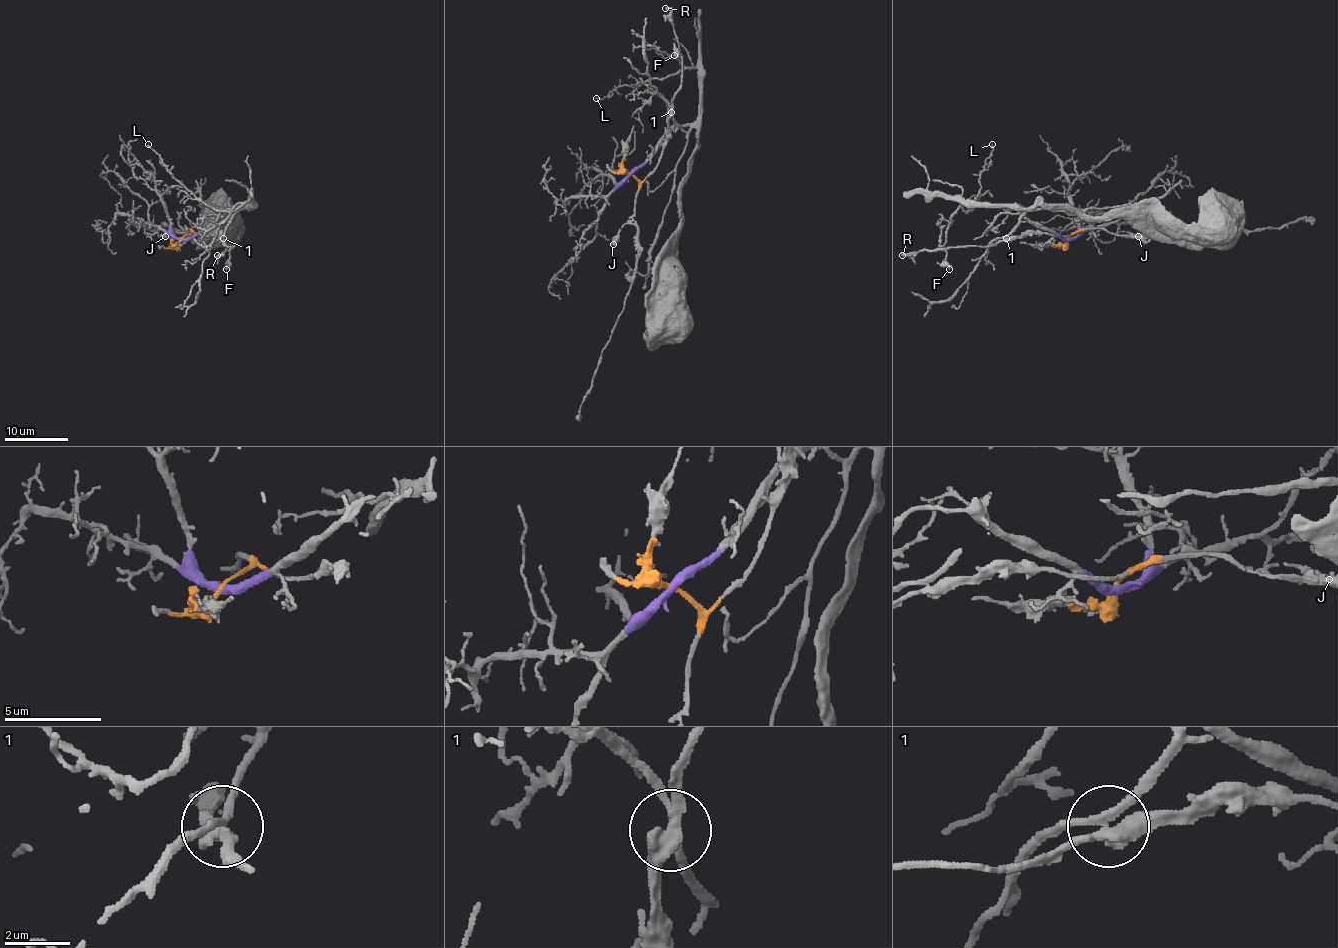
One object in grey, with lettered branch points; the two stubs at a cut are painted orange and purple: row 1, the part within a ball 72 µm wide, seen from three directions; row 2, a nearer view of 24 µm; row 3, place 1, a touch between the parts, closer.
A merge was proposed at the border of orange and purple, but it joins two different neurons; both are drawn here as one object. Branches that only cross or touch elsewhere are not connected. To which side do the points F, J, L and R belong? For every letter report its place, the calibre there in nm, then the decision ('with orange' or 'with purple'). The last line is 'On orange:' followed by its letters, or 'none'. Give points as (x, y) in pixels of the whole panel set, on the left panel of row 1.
F: at (226, 269); 440 nm thick; with orange
J: at (165, 236); 420 nm thick; with orange
L: at (148, 144); 160 nm thick; with purple
R: at (217, 255); 320 nm thick; with orange
On orange: F, J, R

